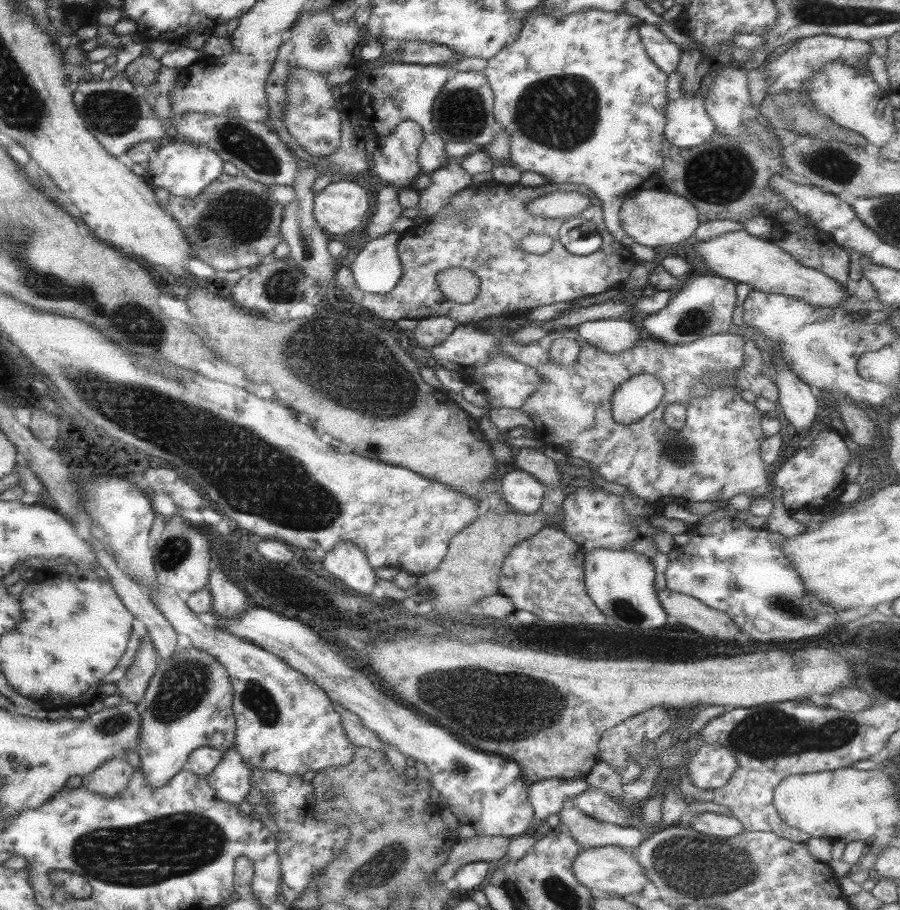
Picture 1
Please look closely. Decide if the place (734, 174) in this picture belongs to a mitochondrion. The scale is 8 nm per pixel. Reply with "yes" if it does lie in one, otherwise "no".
yes

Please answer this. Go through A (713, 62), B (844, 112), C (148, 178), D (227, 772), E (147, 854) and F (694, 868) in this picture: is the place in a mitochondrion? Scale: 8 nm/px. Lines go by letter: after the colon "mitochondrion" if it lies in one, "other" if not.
A: other
B: other
C: other
D: other
E: mitochondrion
F: mitochondrion

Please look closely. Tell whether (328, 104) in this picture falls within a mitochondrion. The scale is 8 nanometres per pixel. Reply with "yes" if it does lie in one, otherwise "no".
no

